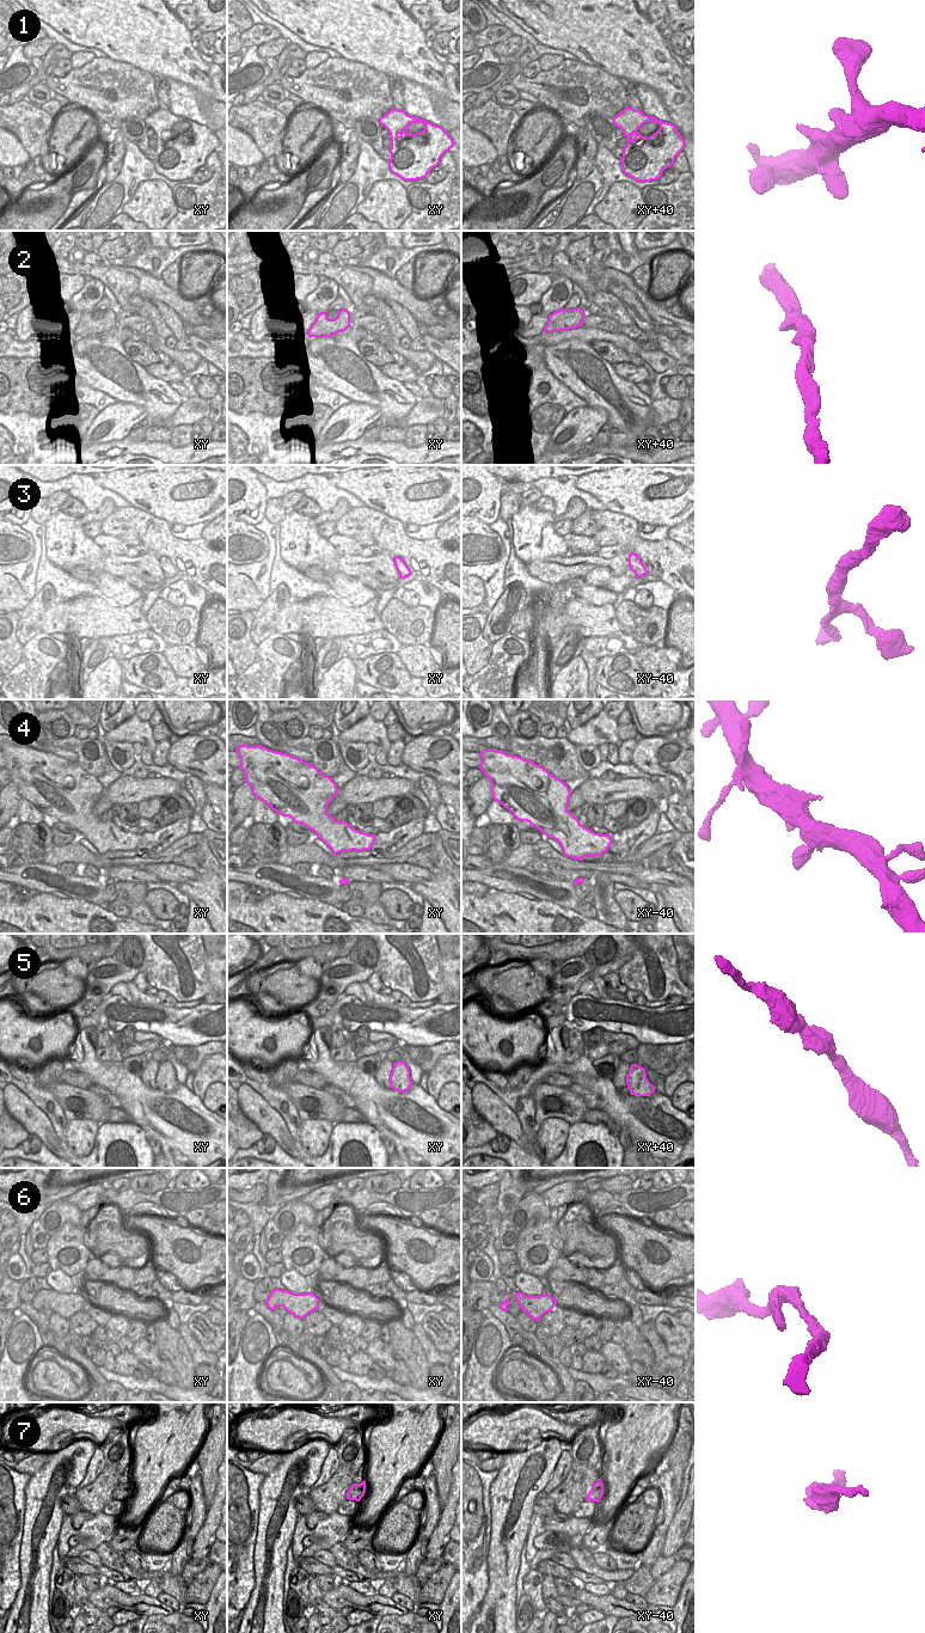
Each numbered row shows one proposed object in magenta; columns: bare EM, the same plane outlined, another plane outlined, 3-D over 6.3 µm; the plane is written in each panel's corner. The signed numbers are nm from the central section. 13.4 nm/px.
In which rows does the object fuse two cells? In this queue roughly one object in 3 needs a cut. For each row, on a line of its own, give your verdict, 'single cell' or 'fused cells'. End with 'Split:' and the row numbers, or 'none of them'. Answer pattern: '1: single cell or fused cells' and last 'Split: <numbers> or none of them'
1: single cell
2: single cell
3: single cell
4: single cell
5: single cell
6: single cell
7: single cell
Split: none of them

